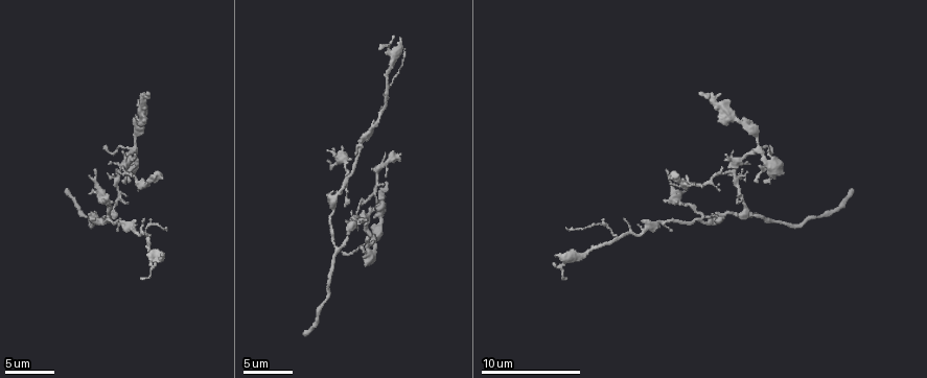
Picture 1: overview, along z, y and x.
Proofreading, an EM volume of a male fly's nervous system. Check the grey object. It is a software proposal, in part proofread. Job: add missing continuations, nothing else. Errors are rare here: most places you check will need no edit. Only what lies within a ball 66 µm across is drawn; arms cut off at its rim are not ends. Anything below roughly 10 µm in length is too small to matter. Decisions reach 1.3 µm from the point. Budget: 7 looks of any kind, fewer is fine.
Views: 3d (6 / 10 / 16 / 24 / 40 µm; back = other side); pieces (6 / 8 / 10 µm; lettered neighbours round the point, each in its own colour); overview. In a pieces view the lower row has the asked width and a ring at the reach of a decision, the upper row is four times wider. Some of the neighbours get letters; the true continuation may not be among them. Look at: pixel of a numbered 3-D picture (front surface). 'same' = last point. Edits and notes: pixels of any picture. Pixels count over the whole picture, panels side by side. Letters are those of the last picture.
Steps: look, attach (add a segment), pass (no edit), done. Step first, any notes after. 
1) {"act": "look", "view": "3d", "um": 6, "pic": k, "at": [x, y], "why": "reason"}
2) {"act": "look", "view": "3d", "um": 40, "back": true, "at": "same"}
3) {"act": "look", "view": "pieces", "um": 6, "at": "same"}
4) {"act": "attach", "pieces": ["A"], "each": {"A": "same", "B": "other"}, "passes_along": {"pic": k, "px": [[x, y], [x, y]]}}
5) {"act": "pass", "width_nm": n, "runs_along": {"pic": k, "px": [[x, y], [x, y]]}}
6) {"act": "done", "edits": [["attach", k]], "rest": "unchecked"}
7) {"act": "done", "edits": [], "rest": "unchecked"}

{"act": "look", "view": "3d", "um": 10, "pic": 1, "at": [347, 204], "why": "free end"}

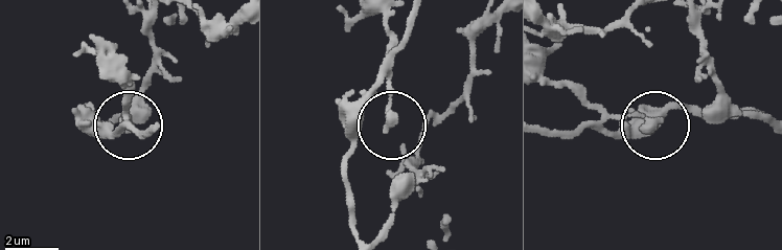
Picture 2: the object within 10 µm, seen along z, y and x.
{"act": "look", "view": "pieces", "um": 10, "pic": 2, "at": [655, 125]}

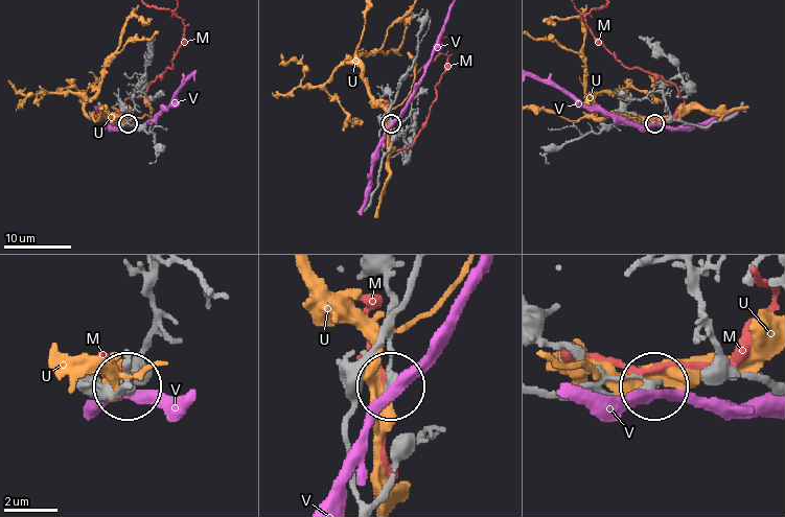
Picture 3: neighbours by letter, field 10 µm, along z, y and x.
{"act": "pass", "each": {"M": "other", "U": "other", "V": "other"}, "found": "none of them fits"}

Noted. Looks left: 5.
{"act": "look", "view": "3d", "um": 10, "pic": 1, "at": [161, 174], "why": "an open end"}

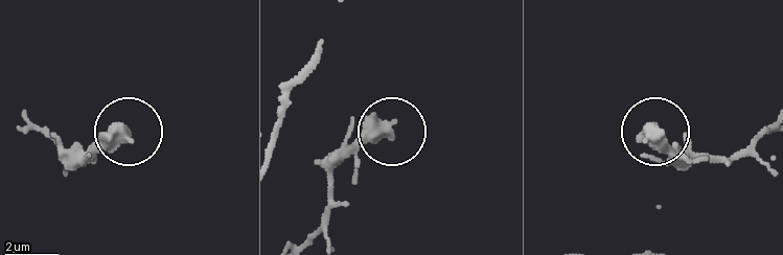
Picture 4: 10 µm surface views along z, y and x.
{"act": "look", "view": "pieces", "um": 8, "pic": 4, "at": [388, 127]}

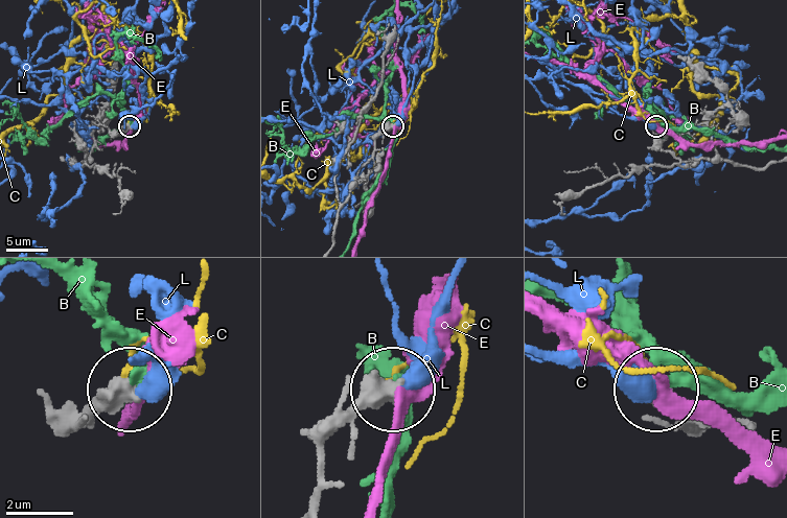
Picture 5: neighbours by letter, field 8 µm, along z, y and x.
{"act": "pass", "each": {"B": "other", "C": "other", "E": "other", "L": "other"}, "runs_along": {"pic": 5, "px": [[336, 180], [342, 203], [376, 139], [392, 126]]}, "found": "no lettered segment goes on from it"}

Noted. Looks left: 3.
{"act": "look", "view": "pieces", "um": 8, "pic": 1, "at": [770, 146]}

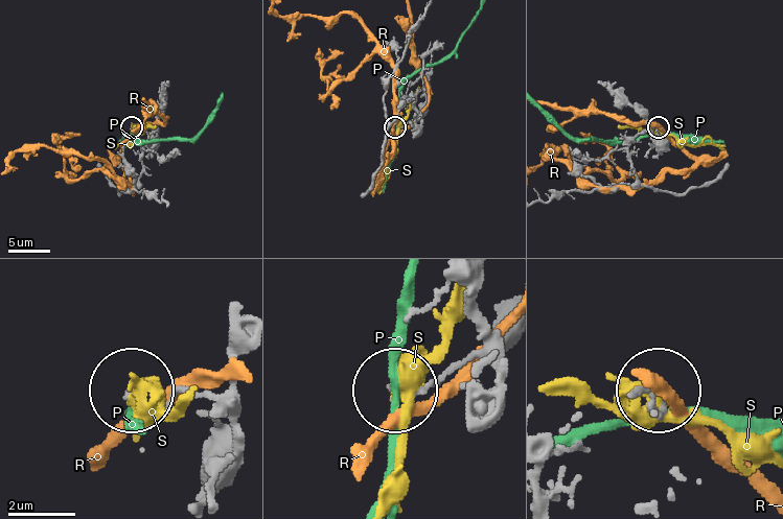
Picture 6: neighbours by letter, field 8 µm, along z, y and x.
{"act": "pass", "each": {"P": "other", "R": "other", "S": "other"}, "runs_along": {"pic": 6, "px": [[462, 281], [479, 324], [476, 340], [420, 387], [397, 391]]}, "found": "none of them fits"}

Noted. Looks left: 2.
{"act": "look", "view": "pieces", "um": 6, "pic": 1, "at": [122, 152], "why": "thin end"}

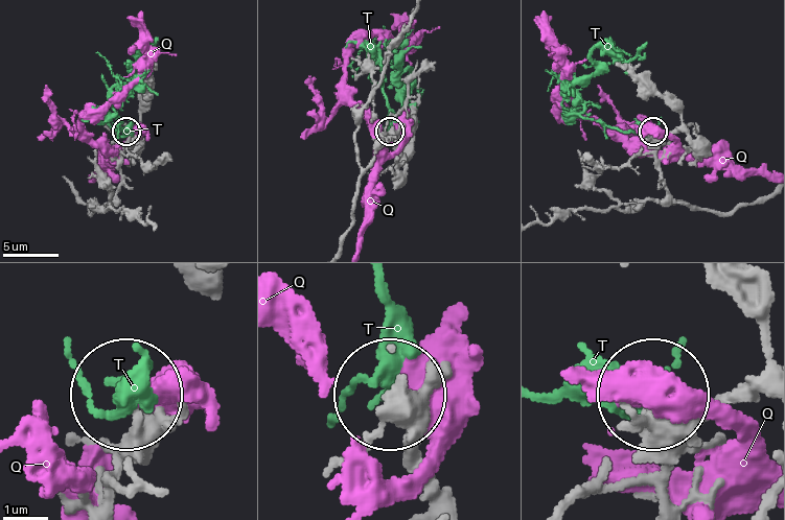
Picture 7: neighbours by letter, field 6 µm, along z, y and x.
{"act": "pass", "width_nm": 130, "each": {"Q": "other", "T": "other"}, "found": "none of them fits"}

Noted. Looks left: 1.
{"act": "done", "edits": [], "rest": "unchecked"}

